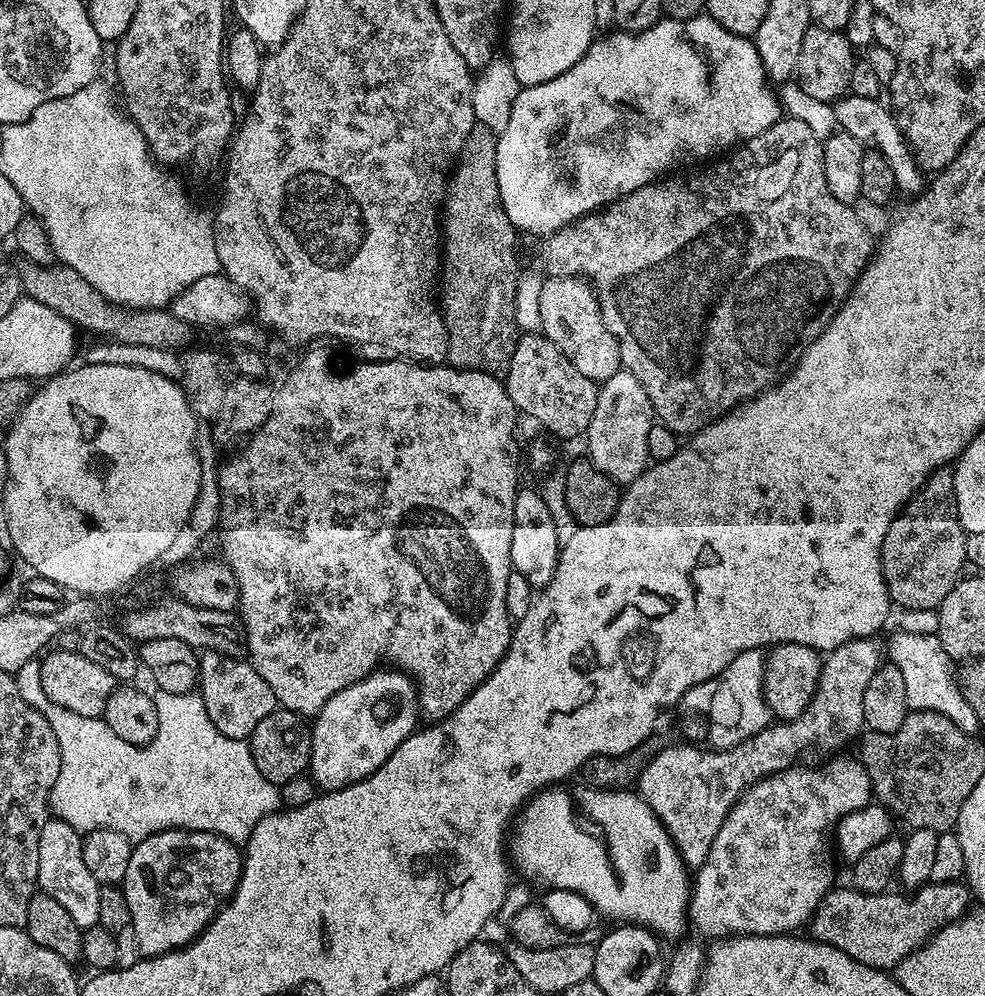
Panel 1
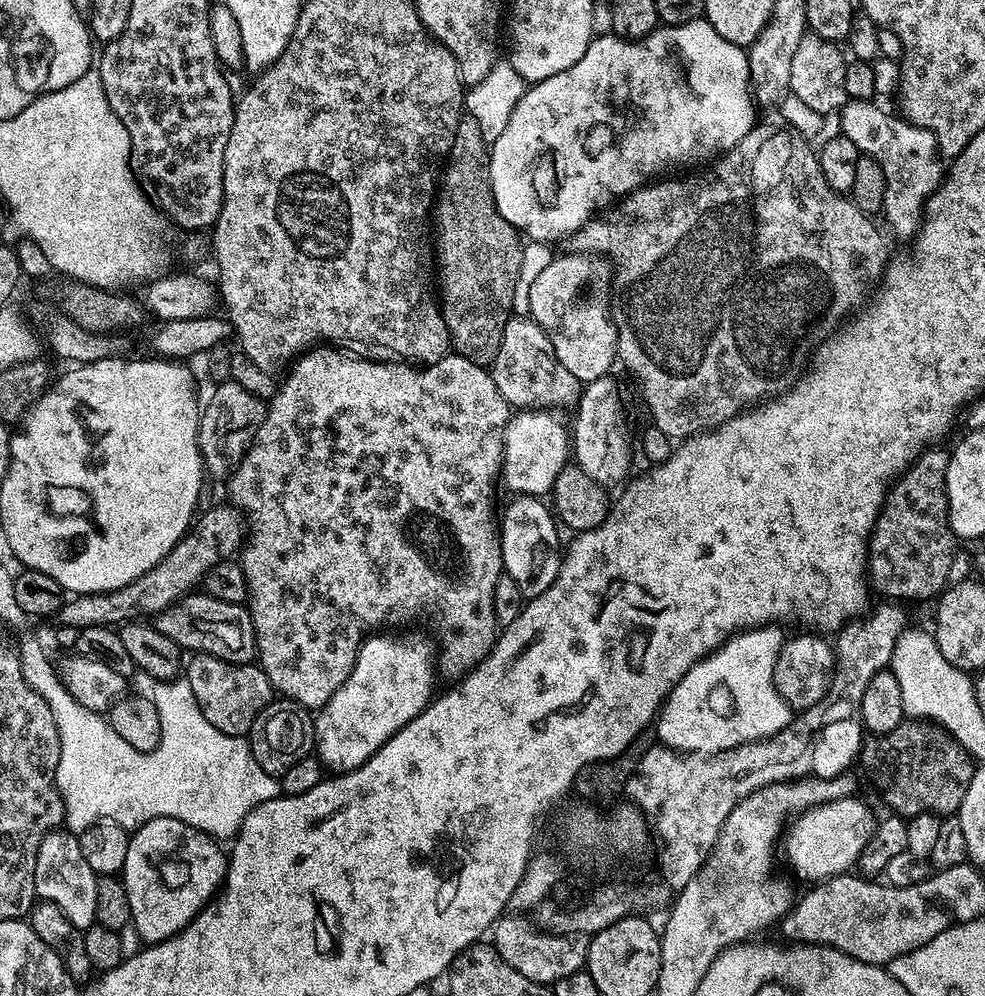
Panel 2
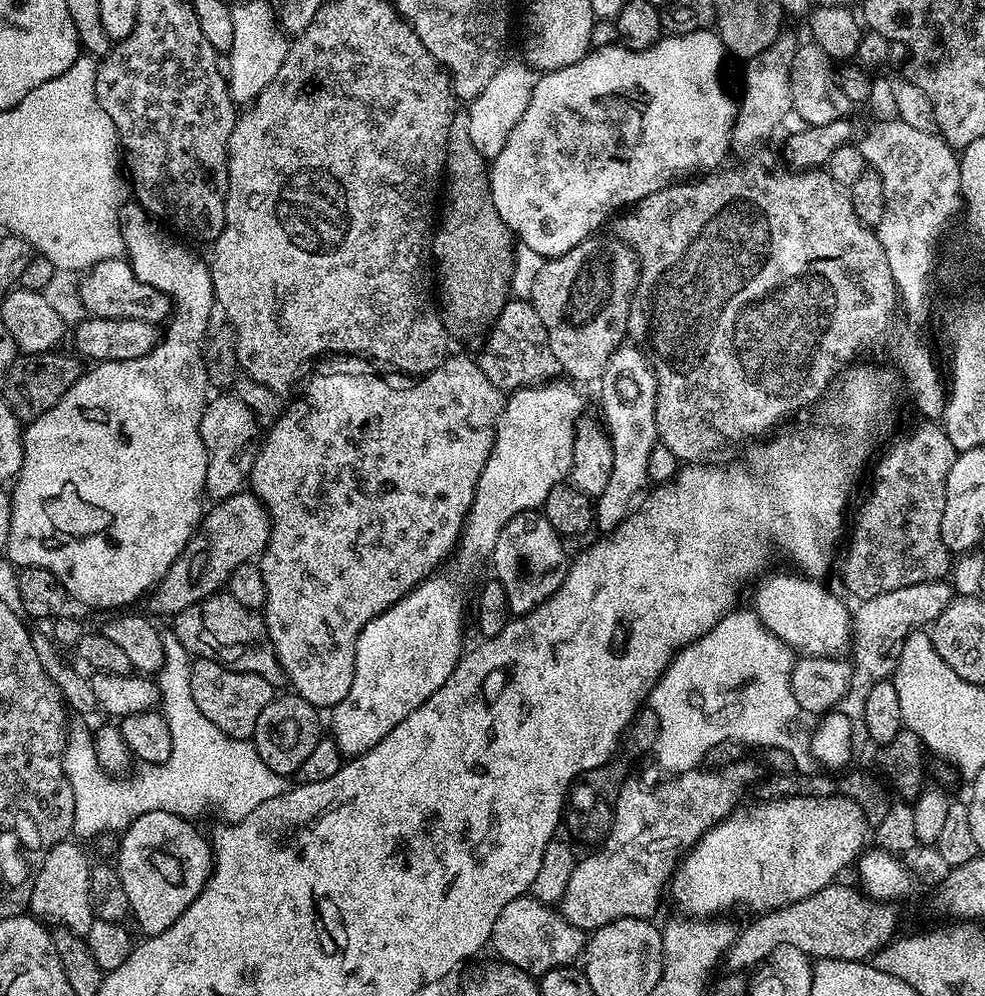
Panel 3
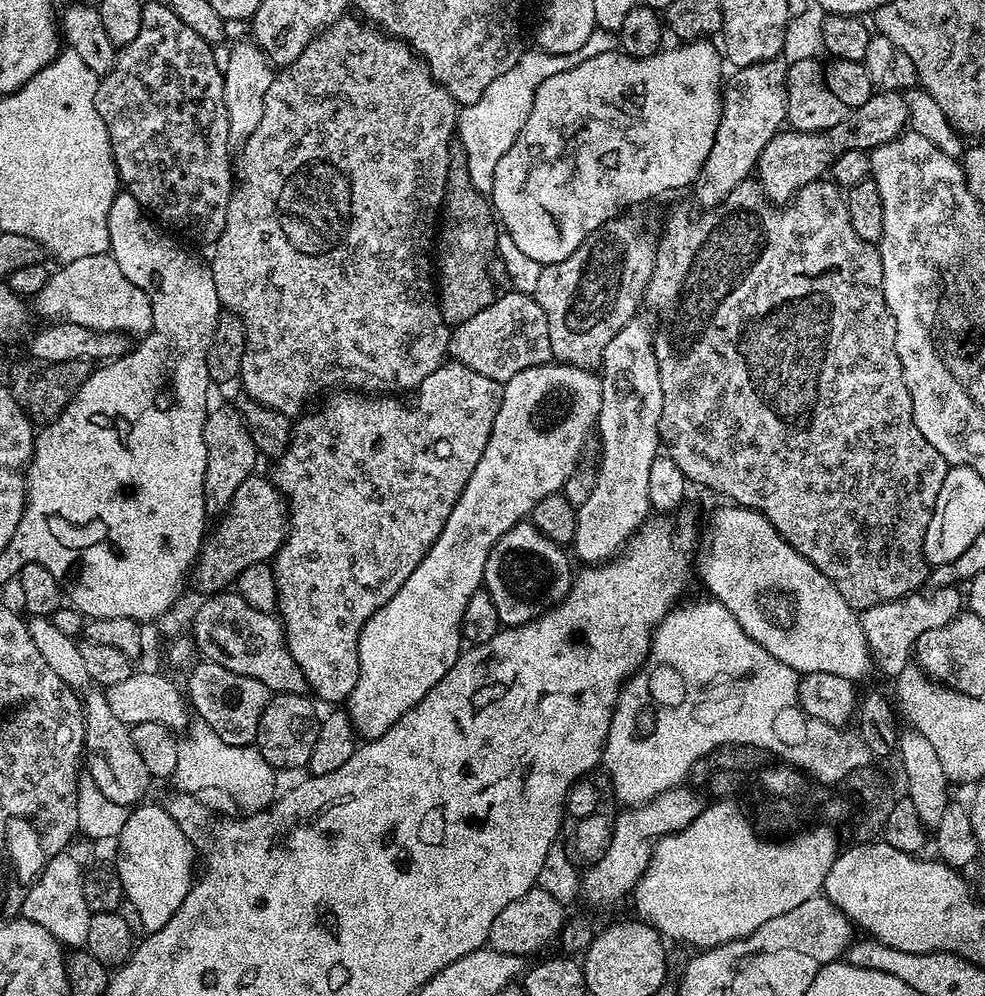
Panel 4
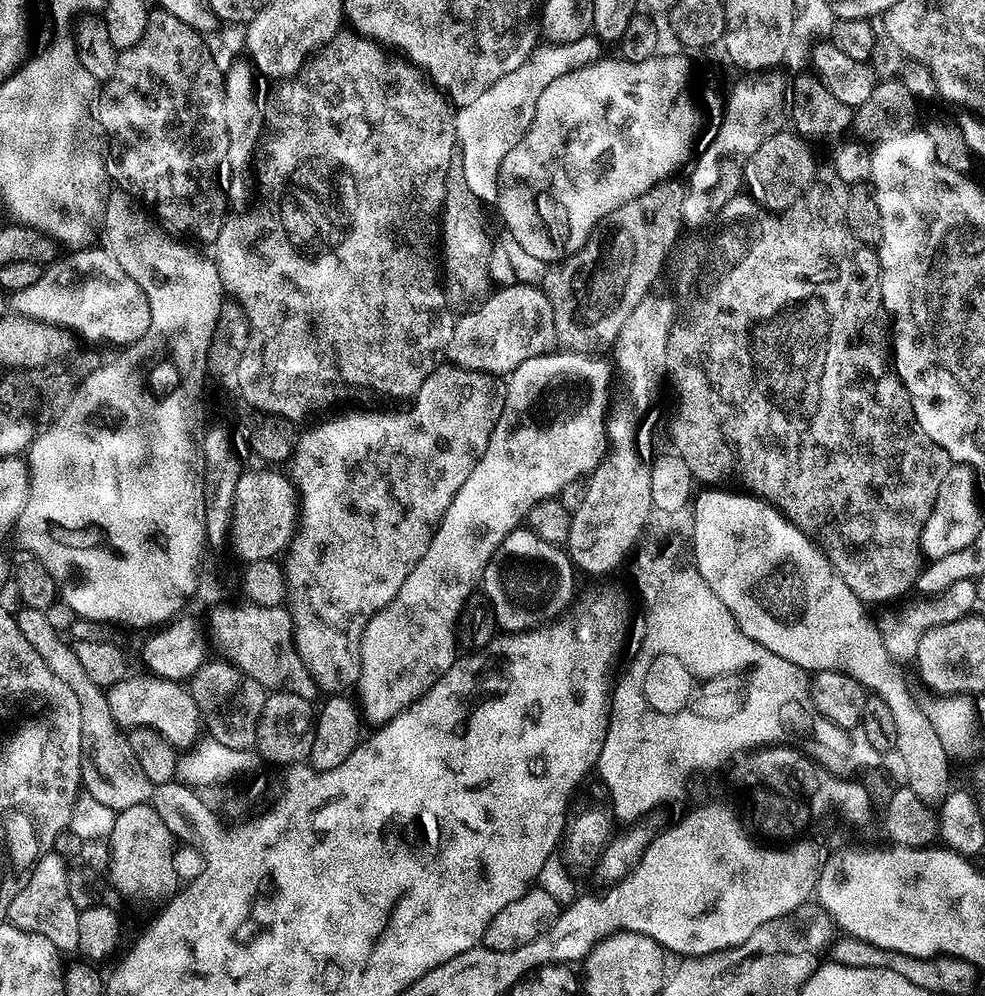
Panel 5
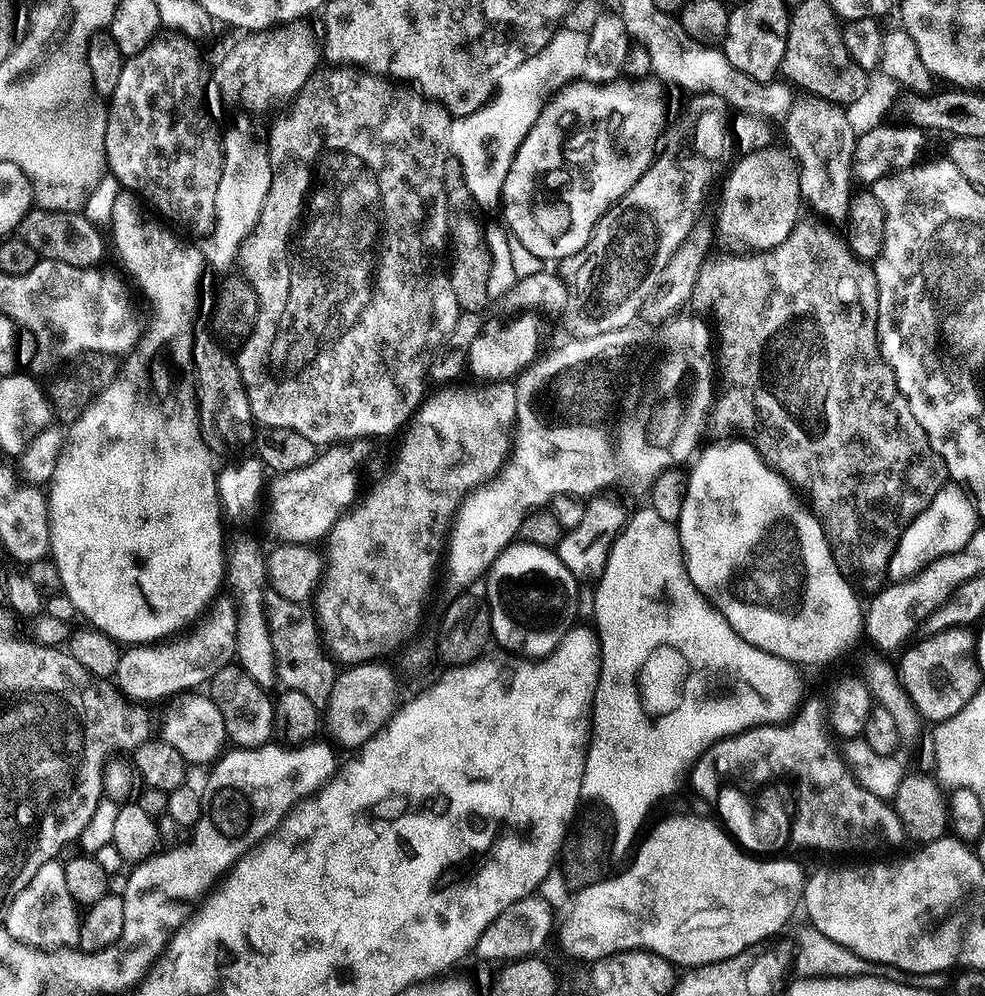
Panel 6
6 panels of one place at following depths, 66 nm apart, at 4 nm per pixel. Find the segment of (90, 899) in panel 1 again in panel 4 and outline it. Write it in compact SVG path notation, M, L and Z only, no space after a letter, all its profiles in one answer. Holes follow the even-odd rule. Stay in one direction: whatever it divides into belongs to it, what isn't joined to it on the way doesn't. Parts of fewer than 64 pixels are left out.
M57 854L48 857L47 864L40 869L36 879L23 893L19 901L19 904L21 903L19 915L42 926L42 930L49 932L61 945L72 950L80 950L86 945L86 926L90 913L80 885L82 879L80 864L74 857L68 855Z

